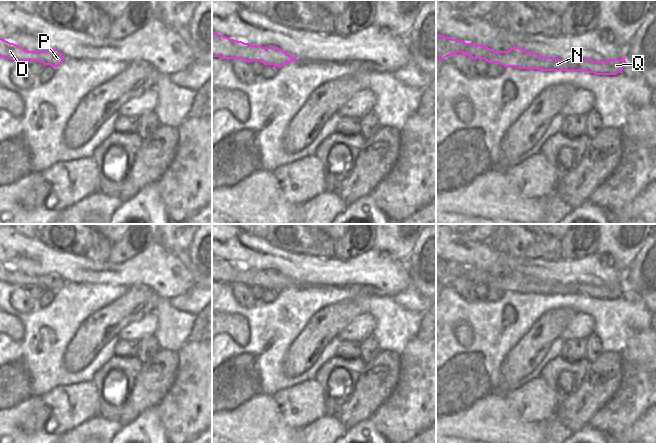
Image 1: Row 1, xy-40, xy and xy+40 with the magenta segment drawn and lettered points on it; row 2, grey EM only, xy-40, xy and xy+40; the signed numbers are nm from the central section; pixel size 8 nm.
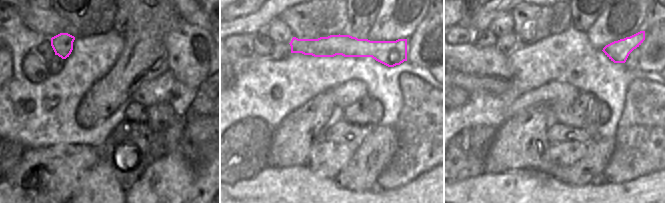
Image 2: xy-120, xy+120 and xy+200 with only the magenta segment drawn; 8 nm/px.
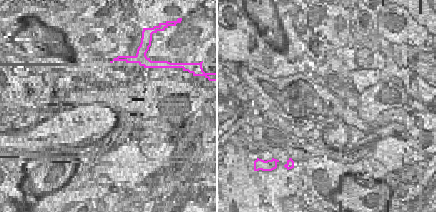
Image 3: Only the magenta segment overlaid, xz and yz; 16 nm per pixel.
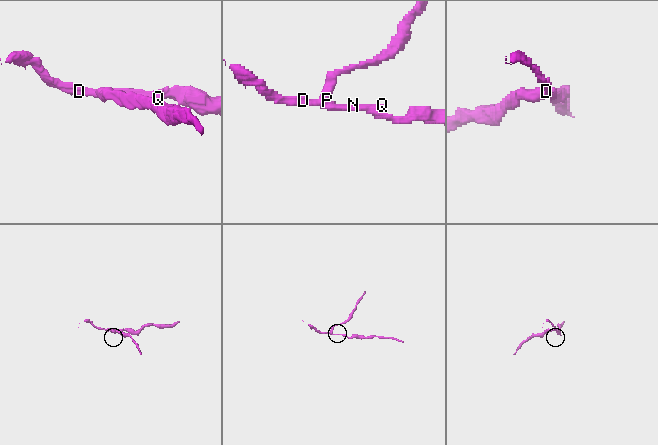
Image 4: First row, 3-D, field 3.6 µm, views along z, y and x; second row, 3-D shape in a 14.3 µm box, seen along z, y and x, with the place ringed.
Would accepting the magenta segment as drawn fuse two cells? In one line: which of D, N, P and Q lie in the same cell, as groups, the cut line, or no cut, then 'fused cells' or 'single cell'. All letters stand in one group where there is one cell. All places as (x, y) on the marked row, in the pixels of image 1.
D N Q / P | xy (278, 48), (270, 54), (272, 64) | fused cells

